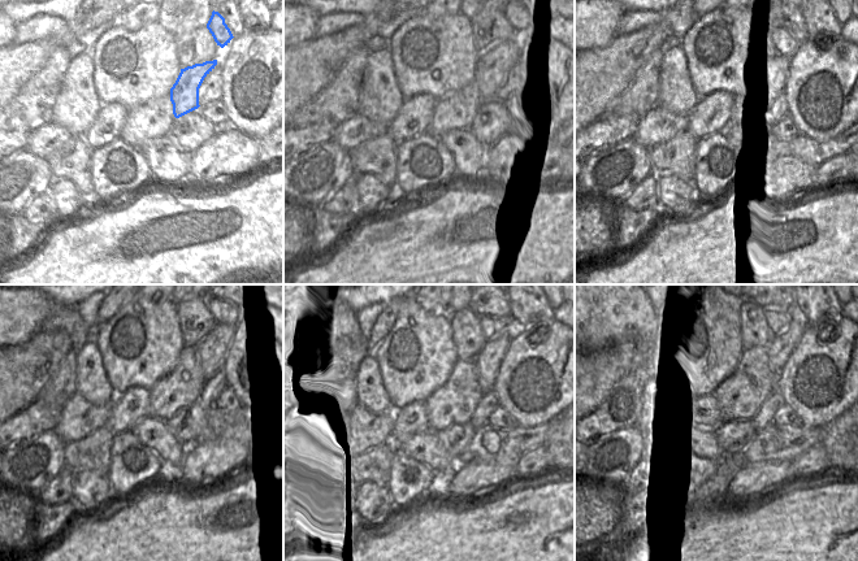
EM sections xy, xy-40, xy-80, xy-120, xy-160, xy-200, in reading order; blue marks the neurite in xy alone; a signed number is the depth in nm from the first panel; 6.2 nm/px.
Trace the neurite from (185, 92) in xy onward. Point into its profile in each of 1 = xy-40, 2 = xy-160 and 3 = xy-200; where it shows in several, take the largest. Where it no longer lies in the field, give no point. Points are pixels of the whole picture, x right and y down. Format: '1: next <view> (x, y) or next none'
1: next xy-40 (490, 66)
2: next xy-160 (489, 357)
3: next xy-200 (783, 344)

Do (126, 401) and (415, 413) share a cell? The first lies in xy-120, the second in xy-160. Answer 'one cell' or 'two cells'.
one cell

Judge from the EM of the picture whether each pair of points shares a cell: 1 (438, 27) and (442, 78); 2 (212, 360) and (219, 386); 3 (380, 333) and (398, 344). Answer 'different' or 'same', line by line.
1: same
2: different
3: different

